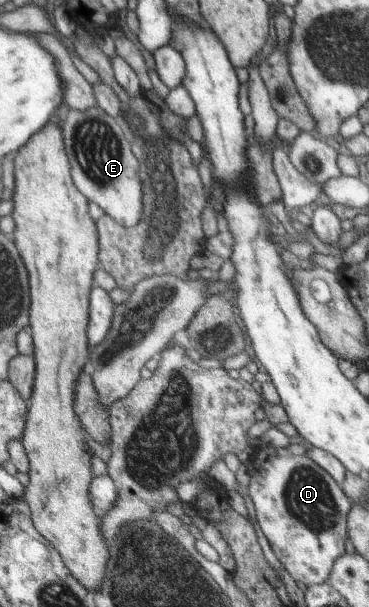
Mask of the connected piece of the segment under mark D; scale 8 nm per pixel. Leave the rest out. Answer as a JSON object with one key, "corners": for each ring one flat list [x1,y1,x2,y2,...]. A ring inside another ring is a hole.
{"corners":[[269,445,253,448,244,465,247,466,246,472,251,472,248,496,253,503,256,521,275,558,295,582,301,582,306,587,323,583,331,574,332,564,345,550,347,516,352,504,343,494,341,486,310,458,289,454,286,448]]}

